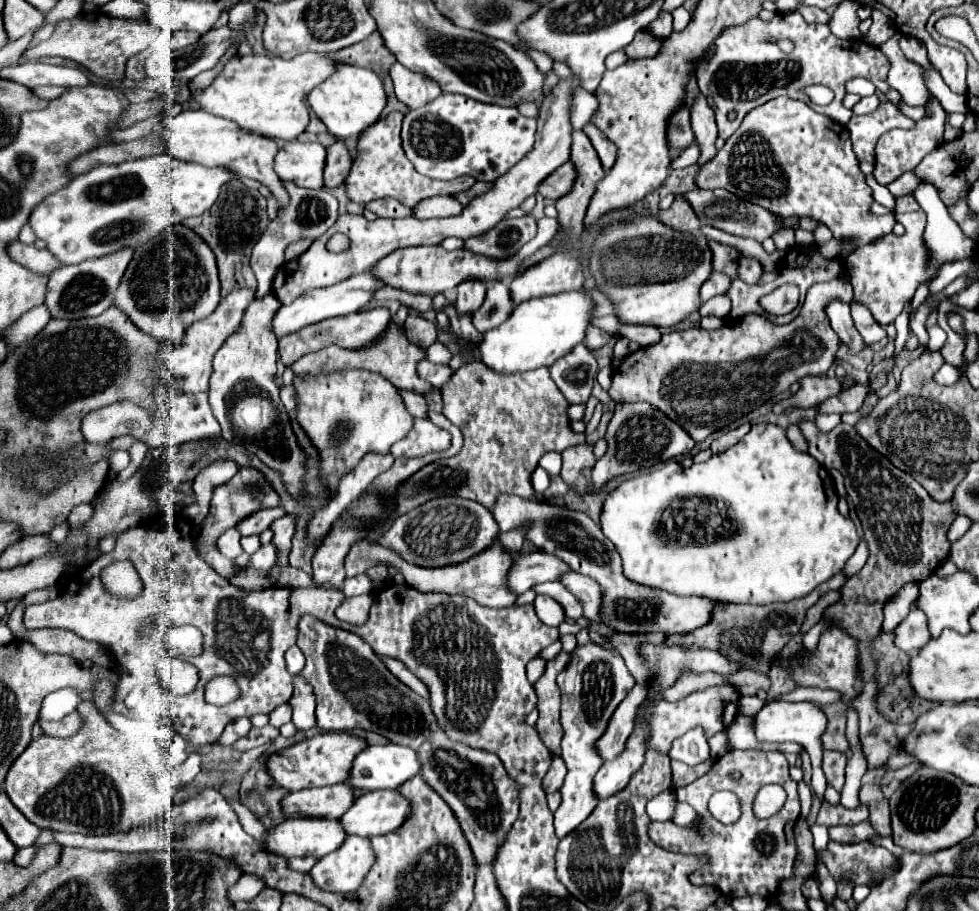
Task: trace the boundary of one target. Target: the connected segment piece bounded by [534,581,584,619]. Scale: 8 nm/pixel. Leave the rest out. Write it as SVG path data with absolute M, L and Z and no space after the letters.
M556 581L554 583L542 583L542 585L536 585L534 591L538 595L548 595L548 597L556 599L564 607L566 617L570 617L570 619L580 619L584 615L580 601L562 583L556 583Z

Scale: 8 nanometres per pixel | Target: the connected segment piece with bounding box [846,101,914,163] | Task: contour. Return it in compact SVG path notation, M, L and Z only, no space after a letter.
M884 101L878 105L878 109L870 115L852 115L846 129L850 133L850 139L854 143L854 153L860 161L874 163L874 147L880 135L884 135L890 129L912 129L914 121L902 115L892 103Z

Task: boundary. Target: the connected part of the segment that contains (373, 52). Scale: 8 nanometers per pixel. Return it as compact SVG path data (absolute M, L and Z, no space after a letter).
M374 31L368 39L356 43L354 47L348 47L344 51L336 51L330 55L332 59L338 59L342 63L350 63L350 65L360 65L360 67L366 67L370 71L376 71L382 81L384 81L384 89L388 91L388 107L384 109L384 115L386 117L390 111L400 111L406 115L406 107L396 99L394 95L394 89L392 89L392 79L390 79L390 67L396 63L396 57L384 47L384 39L378 31Z

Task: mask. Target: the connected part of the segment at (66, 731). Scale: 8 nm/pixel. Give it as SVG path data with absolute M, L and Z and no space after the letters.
M72 711L70 715L66 715L64 719L56 721L56 723L50 723L50 721L42 721L42 731L52 735L52 737L72 737L80 731L80 727L84 725L82 723L82 717L78 715L78 711Z

